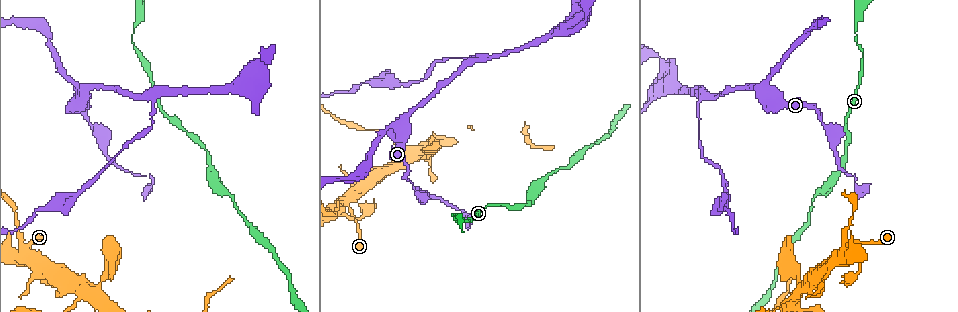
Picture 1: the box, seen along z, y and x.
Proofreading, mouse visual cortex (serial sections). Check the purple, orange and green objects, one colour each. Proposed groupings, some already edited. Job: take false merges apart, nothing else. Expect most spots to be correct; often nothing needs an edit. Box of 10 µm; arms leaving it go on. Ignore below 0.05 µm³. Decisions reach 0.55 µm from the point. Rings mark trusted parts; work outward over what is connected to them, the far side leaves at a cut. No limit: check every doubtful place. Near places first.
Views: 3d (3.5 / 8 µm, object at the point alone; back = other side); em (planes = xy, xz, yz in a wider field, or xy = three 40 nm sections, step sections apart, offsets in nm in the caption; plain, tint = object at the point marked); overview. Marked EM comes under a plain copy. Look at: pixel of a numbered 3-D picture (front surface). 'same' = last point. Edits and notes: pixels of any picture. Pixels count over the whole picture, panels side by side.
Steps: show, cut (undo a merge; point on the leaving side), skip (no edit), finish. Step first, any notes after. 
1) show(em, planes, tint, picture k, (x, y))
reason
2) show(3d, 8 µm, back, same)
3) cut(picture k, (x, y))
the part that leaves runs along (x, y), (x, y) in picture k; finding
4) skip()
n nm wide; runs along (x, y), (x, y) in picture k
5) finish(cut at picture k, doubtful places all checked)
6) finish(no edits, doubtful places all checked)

show(3d, 3.5 µm, picture 1, (82, 94))
arms part here

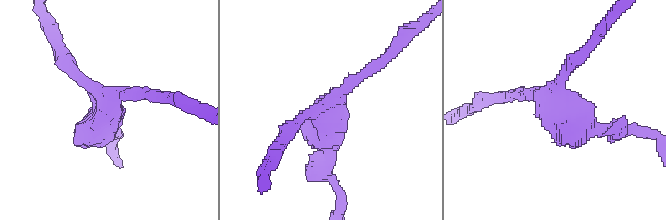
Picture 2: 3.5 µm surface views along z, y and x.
show(em, xy, step 5, tint, picture 2, (334, 109))
need the tissue

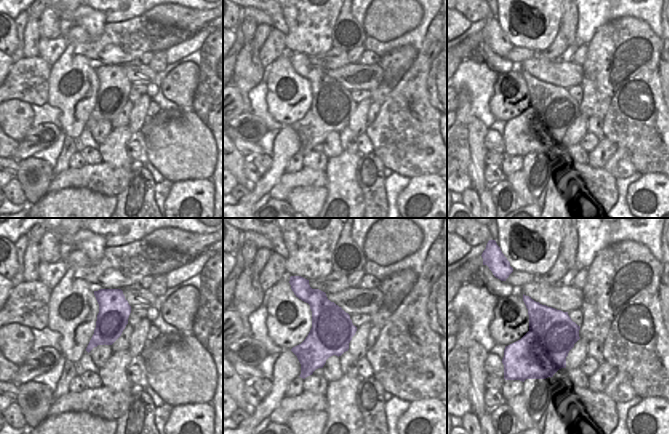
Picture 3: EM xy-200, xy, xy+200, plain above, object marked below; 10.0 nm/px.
skip()
runs along (324, 168), (333, 101), (376, 65) in picture 2; all the same cell

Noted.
show(3d, 8 µm, picture 1, (29, 251))
four or more arms meet

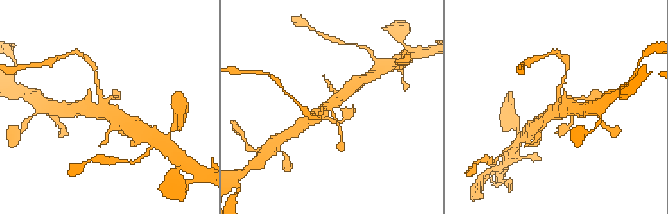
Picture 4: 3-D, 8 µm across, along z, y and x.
show(em, planes, tint, same)
now the EM

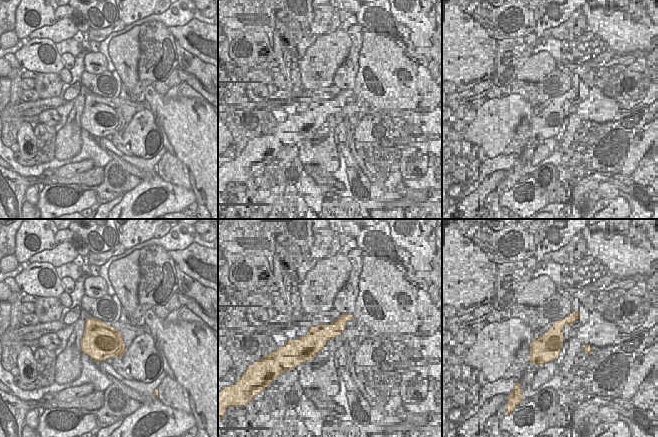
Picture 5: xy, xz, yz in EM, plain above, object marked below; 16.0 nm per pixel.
skip()
runs along (581, 96), (562, 100), (540, 122) in picture 4; one cell here

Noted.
show(3d, 3.5 µm, picture 1, (84, 288))

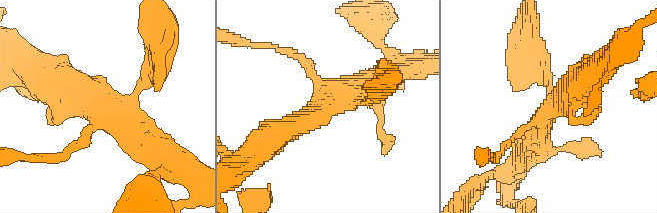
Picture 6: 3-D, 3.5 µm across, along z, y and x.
show(em, xy, step 2, tint, picture 6, (322, 104))
4 arms; arms of 150, 150, 400, 400 nm; shape alone is not enough

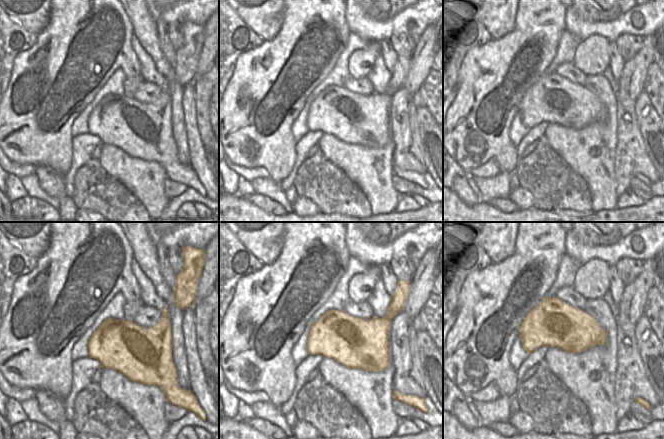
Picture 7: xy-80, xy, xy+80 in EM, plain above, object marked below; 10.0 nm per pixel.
skip()
continuous, no second cell

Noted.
show(3d, 3.5 µm, picture 1, (471, 61))
sharp bend

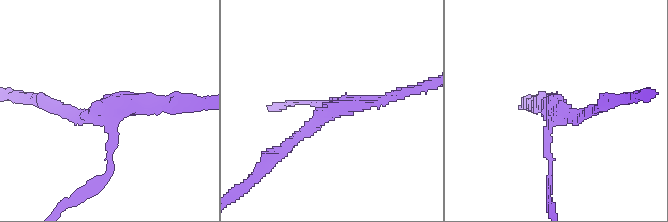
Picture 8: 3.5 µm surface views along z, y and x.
show(em, planes, tint, picture 8, (556, 115))
3 arms; arms of 100, 150, 150 nm

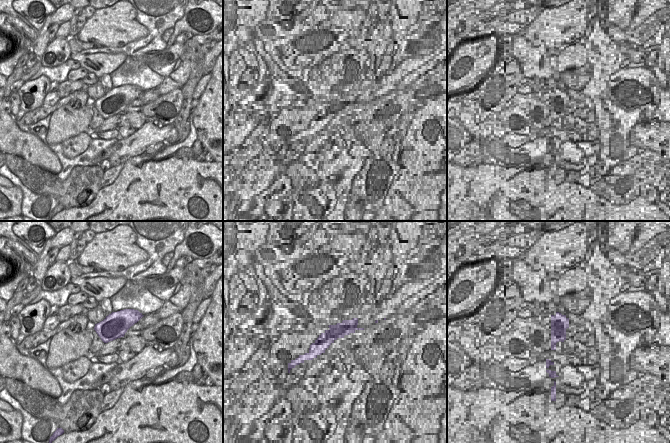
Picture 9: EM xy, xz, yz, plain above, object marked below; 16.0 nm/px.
skip()
runs along (279, 152), (337, 106), (393, 96) in picture 8; one cell here

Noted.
show(3d, 3.5 µm, picture 1, (152, 122))
a narrow waist

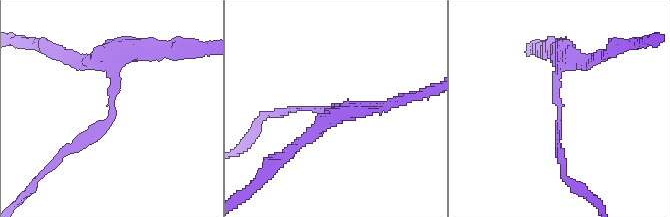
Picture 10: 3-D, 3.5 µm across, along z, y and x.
show(em, planes, tint, picture 10, (557, 114))
arms of 100, 150 nm; shape alone is not enough

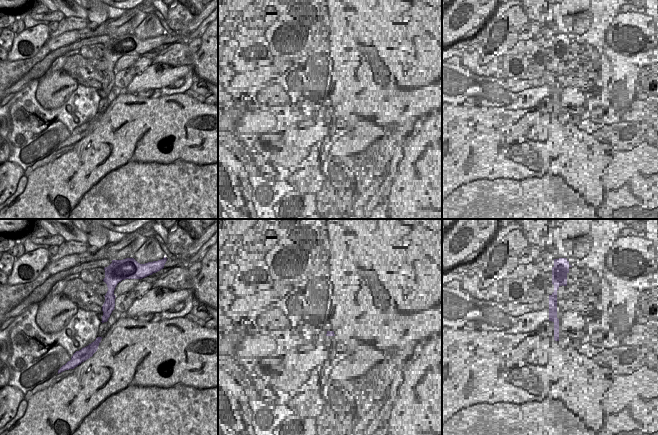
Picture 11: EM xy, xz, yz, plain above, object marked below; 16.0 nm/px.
skip()
runs along (103, 62), (115, 65), (109, 117), (60, 157) in picture 10; continuous, no second cell

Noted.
show(3d, 8 µm, back, picture 1, (668, 82))
a fork

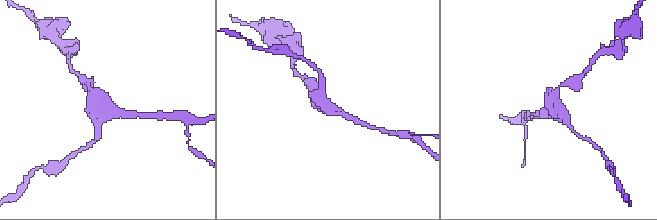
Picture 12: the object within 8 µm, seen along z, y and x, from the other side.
show(3d, 3.5 µm, same)
zoom in

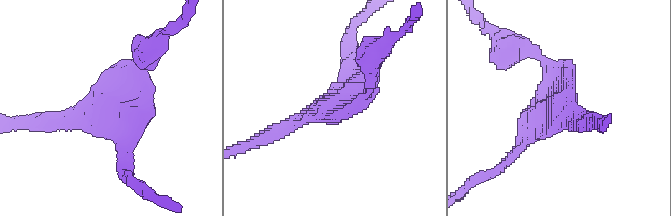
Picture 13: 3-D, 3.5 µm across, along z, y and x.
skip()
runs along (51, 121), (109, 103), (146, 54) in picture 13; one cell here

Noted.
finish(no edits, doubtful places all checked)

